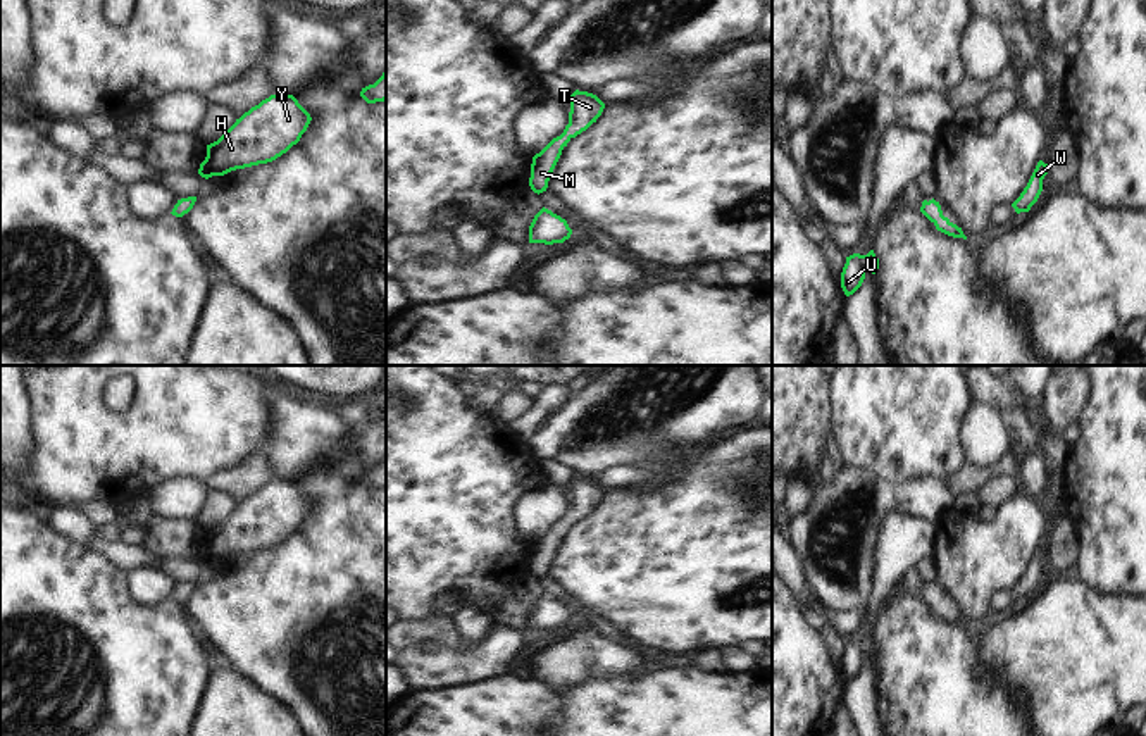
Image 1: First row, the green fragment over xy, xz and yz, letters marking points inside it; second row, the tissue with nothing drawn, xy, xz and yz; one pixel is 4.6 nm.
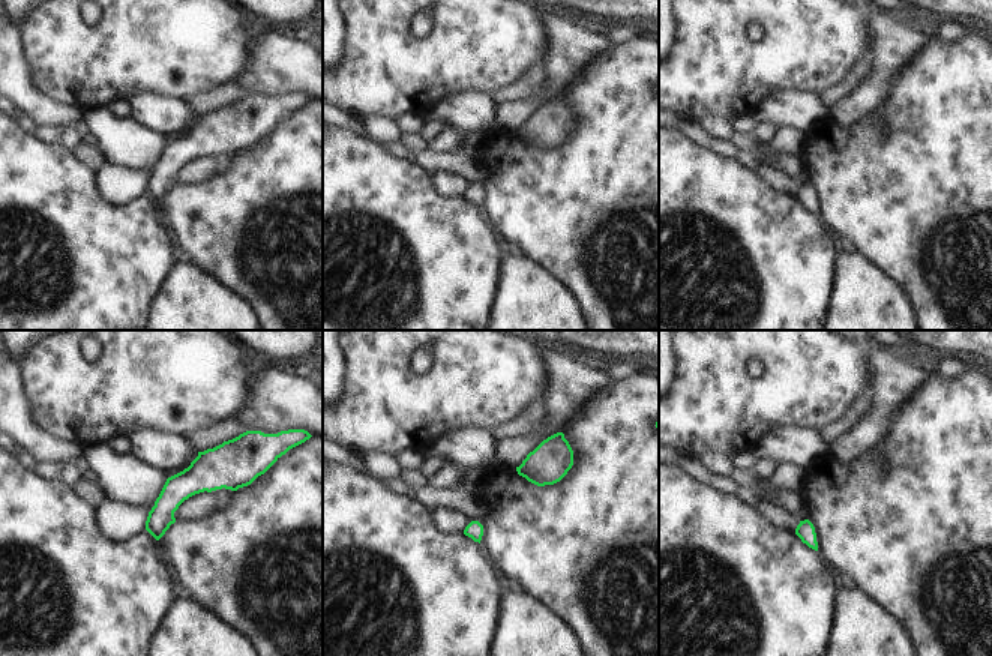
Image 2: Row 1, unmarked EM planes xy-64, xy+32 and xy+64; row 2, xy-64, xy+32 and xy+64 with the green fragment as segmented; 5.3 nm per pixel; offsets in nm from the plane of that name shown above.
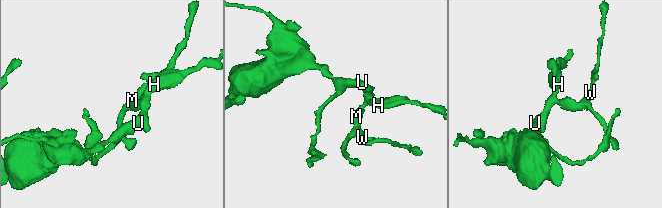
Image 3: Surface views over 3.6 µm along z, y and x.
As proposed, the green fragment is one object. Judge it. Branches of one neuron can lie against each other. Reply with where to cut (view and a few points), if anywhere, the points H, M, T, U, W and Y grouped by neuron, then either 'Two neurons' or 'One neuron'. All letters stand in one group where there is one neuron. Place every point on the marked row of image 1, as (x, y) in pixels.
No split. Groups: H M T U W Y. One neuron

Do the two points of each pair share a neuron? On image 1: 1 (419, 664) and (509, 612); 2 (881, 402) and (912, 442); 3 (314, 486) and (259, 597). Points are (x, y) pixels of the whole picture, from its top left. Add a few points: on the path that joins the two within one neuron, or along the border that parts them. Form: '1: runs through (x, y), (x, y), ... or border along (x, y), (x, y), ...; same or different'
1: border along (495, 624), (514, 628), (521, 633); different
2: runs through (891, 412), (910, 431); same
3: runs through (319, 514), (319, 536), (286, 569); same

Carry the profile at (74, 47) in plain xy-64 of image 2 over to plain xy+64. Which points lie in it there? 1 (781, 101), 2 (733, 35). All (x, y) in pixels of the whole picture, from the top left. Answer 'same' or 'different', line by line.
1: different
2: same

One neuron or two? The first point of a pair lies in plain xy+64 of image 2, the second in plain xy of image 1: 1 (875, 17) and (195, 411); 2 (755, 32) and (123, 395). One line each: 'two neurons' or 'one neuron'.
1: two neurons
2: one neuron

